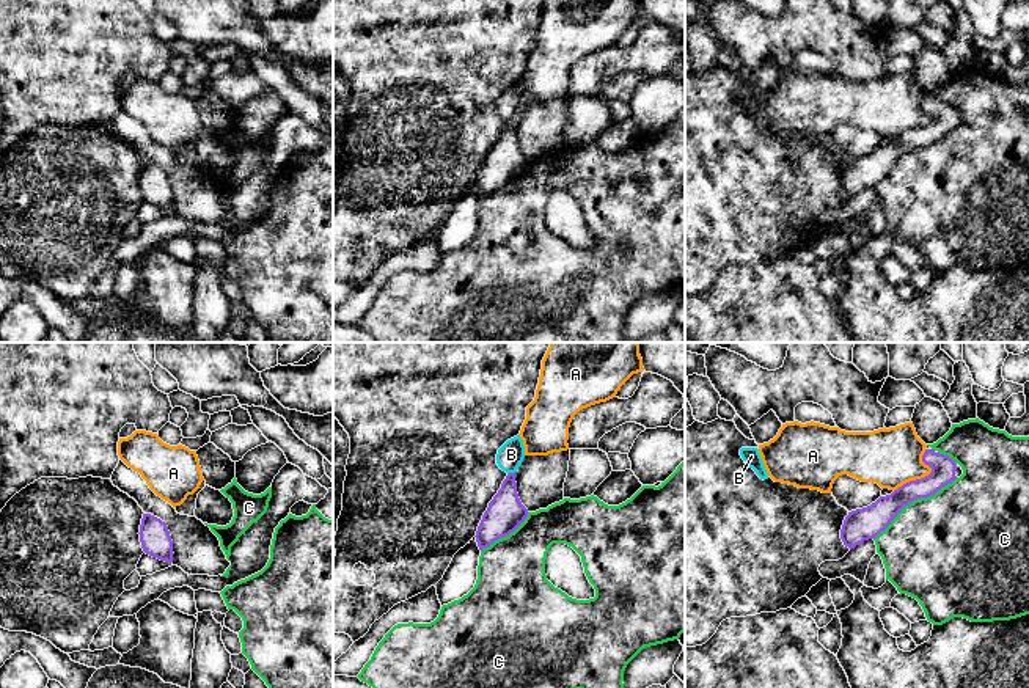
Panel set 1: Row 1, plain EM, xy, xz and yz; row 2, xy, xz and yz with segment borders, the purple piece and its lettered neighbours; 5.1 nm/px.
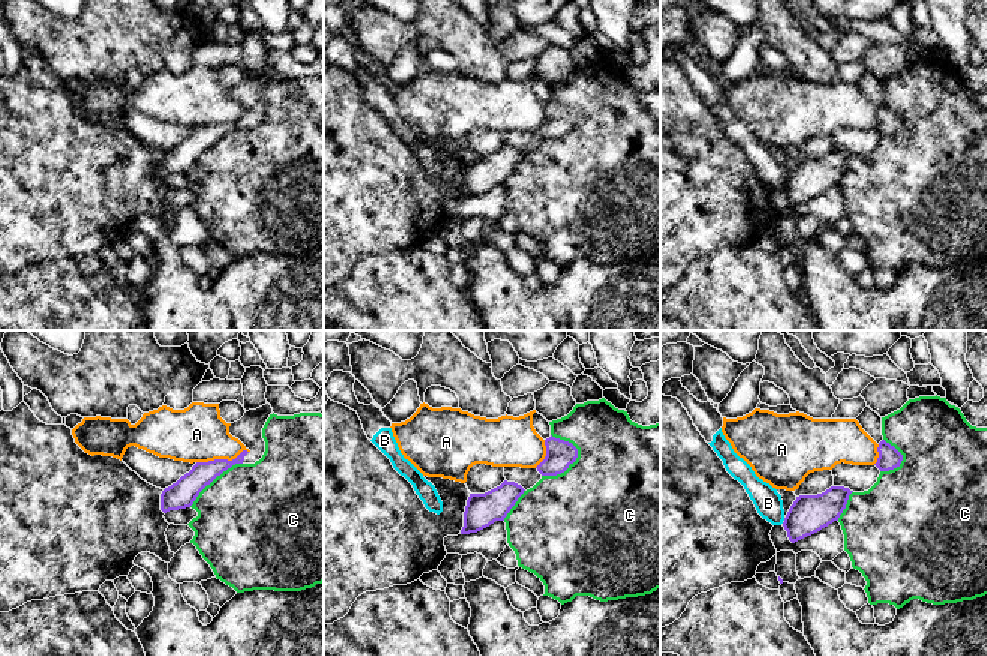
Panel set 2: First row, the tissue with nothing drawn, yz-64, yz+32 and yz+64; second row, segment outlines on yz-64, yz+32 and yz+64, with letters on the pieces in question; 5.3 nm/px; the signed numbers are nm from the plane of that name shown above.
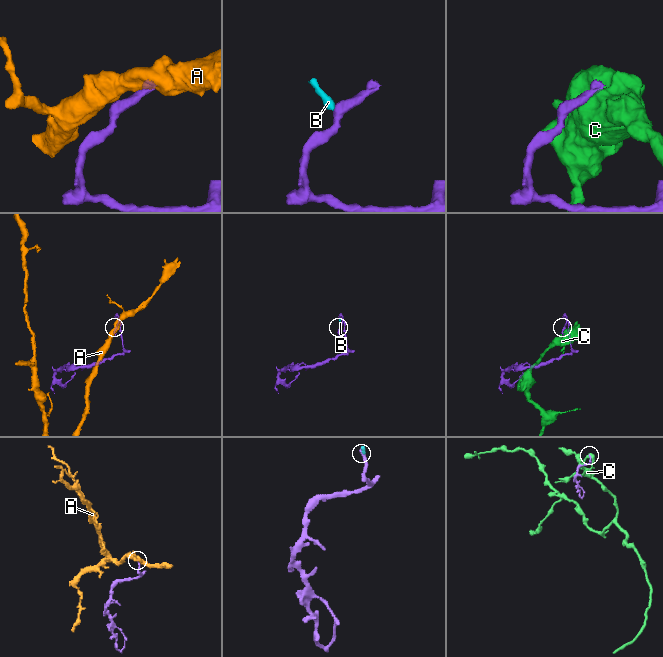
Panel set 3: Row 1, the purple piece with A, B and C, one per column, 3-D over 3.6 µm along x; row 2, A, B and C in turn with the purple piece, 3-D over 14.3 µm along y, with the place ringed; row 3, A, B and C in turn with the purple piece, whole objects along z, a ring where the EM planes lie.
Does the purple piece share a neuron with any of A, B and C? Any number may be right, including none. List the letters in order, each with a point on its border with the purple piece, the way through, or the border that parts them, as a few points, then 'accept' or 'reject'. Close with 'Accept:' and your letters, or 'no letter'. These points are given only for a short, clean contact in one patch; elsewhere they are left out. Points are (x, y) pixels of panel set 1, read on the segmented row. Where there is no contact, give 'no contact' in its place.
A: meets purple in yz at (922, 478); border along yz (926, 450), (922, 461), (930, 472), (904, 483), (894, 490); reject
B: meets purple in xz at (511, 473); border along xz (514, 472), (508, 475); reject
C: meets purple in yz at (915, 498); reject
Accept: no letter

